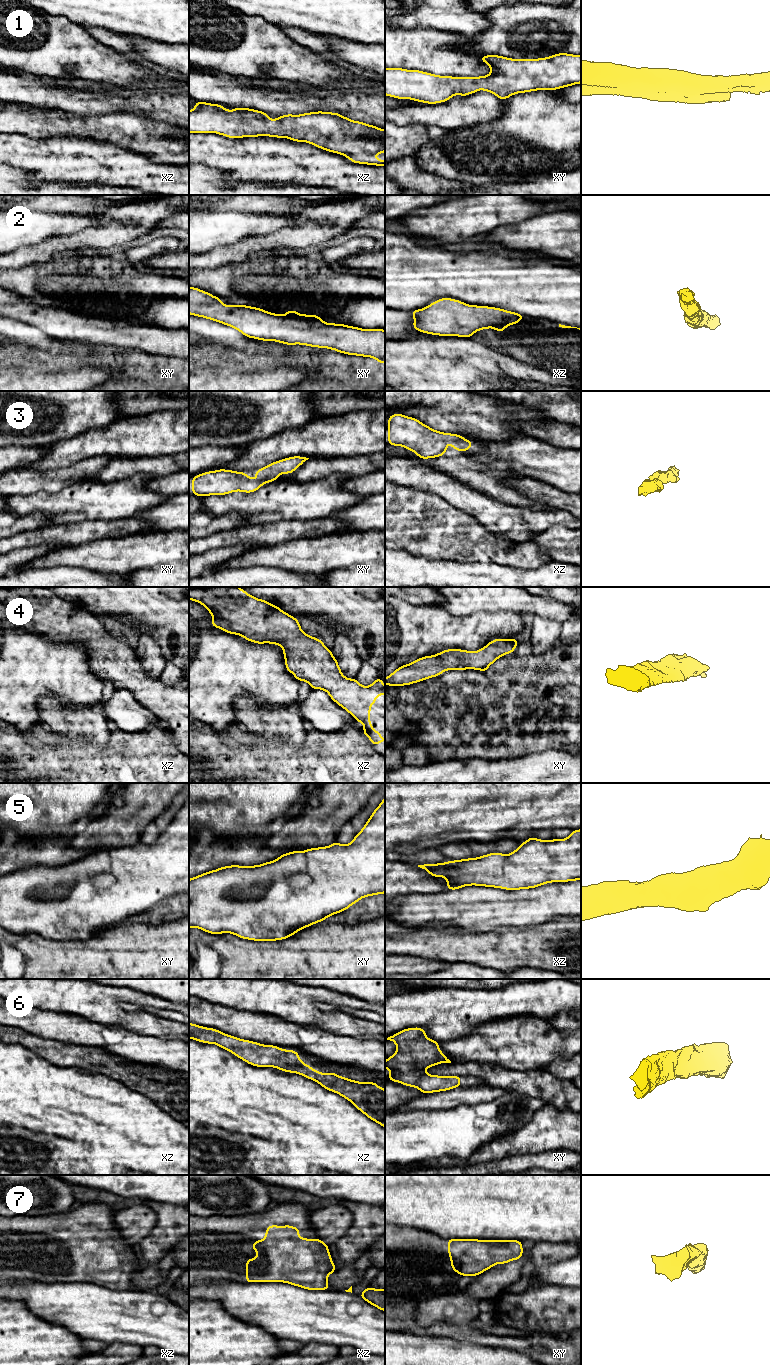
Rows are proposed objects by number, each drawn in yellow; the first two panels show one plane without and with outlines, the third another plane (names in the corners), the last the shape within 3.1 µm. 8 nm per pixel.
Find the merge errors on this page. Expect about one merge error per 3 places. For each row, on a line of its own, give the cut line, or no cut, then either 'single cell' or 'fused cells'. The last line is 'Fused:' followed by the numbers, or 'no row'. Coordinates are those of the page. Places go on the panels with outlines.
1: no cut; single cell
2: no cut; single cell
3: no cut; single cell
4: no cut; single cell
5: no cut; single cell
6: no cut; single cell
7: no cut; single cell
Fused: no row

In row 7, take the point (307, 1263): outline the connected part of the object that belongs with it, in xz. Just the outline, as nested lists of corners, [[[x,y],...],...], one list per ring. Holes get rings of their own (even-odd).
[[[269,1225],[263,1240],[255,1240],[251,1249],[257,1251],[257,1257],[246,1260],[246,1283],[253,1282],[283,1282],[307,1290],[329,1290],[327,1277],[338,1268],[331,1259],[328,1245],[318,1238],[307,1239],[299,1237],[300,1229],[291,1225]]]

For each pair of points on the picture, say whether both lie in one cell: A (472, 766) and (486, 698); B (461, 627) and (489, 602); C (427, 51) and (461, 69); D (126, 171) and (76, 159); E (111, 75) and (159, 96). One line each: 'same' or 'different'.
A: different
B: different
C: same
D: same
E: different

